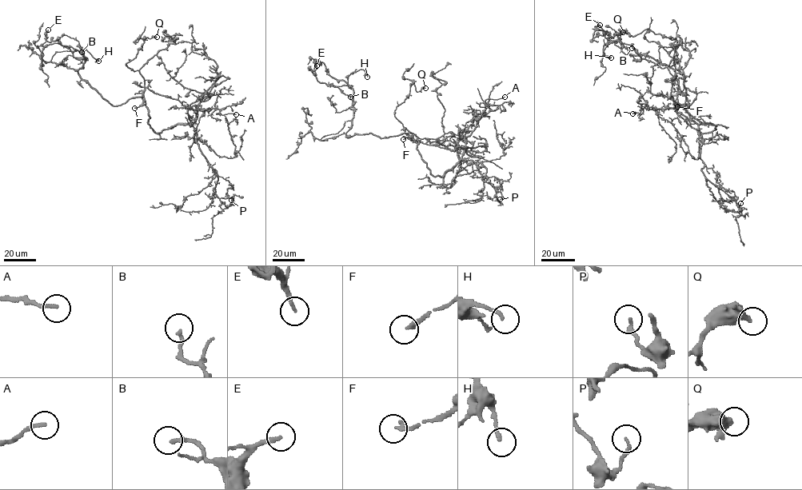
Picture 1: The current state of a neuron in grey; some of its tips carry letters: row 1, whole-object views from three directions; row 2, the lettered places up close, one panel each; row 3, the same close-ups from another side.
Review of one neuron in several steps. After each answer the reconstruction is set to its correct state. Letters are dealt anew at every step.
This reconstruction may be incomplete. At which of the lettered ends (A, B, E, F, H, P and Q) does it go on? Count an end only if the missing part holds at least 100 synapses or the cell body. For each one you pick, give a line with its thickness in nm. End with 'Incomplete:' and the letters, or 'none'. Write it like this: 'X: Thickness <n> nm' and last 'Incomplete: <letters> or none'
Incomplete: none

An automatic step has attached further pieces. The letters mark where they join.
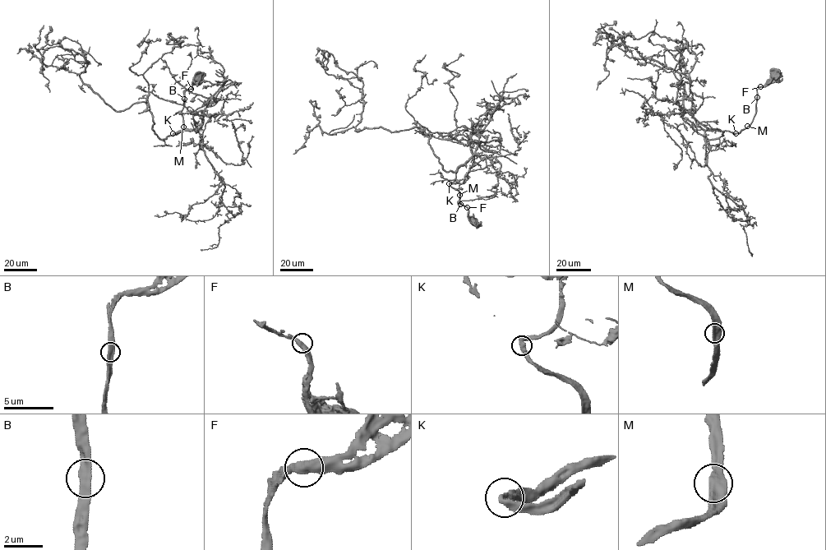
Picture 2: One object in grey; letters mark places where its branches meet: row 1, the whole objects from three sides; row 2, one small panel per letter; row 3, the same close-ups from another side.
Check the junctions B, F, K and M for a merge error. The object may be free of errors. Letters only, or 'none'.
none

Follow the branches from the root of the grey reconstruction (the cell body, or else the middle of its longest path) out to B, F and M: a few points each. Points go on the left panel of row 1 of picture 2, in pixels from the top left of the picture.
B: (198, 77), (192, 83), (192, 88), (185, 92), (184, 99)
F: (198, 77), (192, 83), (191, 89)
M: (198, 77), (192, 83), (192, 88), (184, 93), (183, 127)

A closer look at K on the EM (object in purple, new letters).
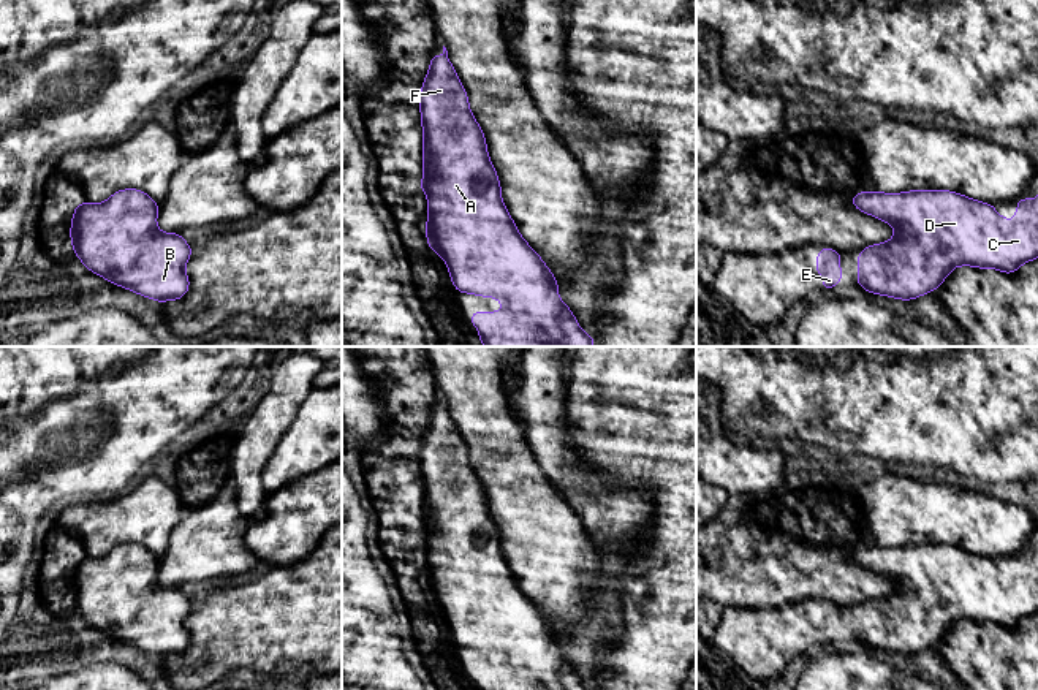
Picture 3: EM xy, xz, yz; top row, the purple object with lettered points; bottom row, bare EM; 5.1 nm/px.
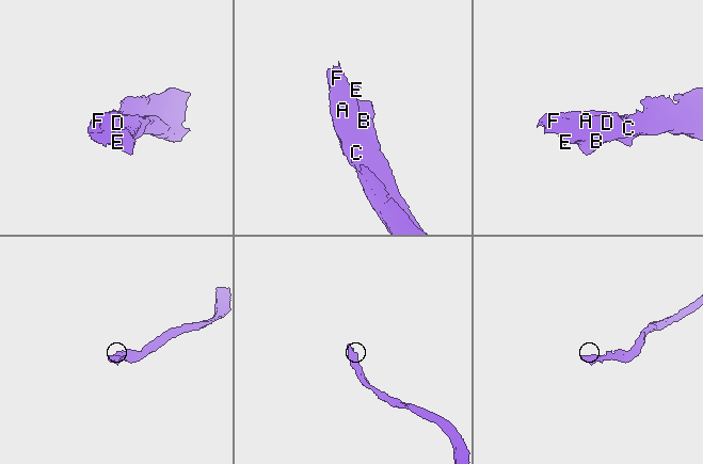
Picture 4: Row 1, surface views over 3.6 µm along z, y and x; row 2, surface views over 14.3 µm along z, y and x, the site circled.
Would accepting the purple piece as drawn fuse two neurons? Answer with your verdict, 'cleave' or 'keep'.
keep

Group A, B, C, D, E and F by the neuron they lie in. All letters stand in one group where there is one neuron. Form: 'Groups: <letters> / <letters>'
Groups: A B C D E F

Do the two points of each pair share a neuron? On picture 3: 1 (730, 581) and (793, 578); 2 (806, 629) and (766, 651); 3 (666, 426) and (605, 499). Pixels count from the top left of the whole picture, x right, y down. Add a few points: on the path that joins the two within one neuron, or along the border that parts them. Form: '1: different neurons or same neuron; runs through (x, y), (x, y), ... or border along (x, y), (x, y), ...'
1: same neuron; runs through (746, 581), (777, 578)
2: same neuron; runs through (796, 629), (790, 630), (776, 644)
3: different neurons; border along (586, 464), (617, 488), (647, 488), (651, 497)

